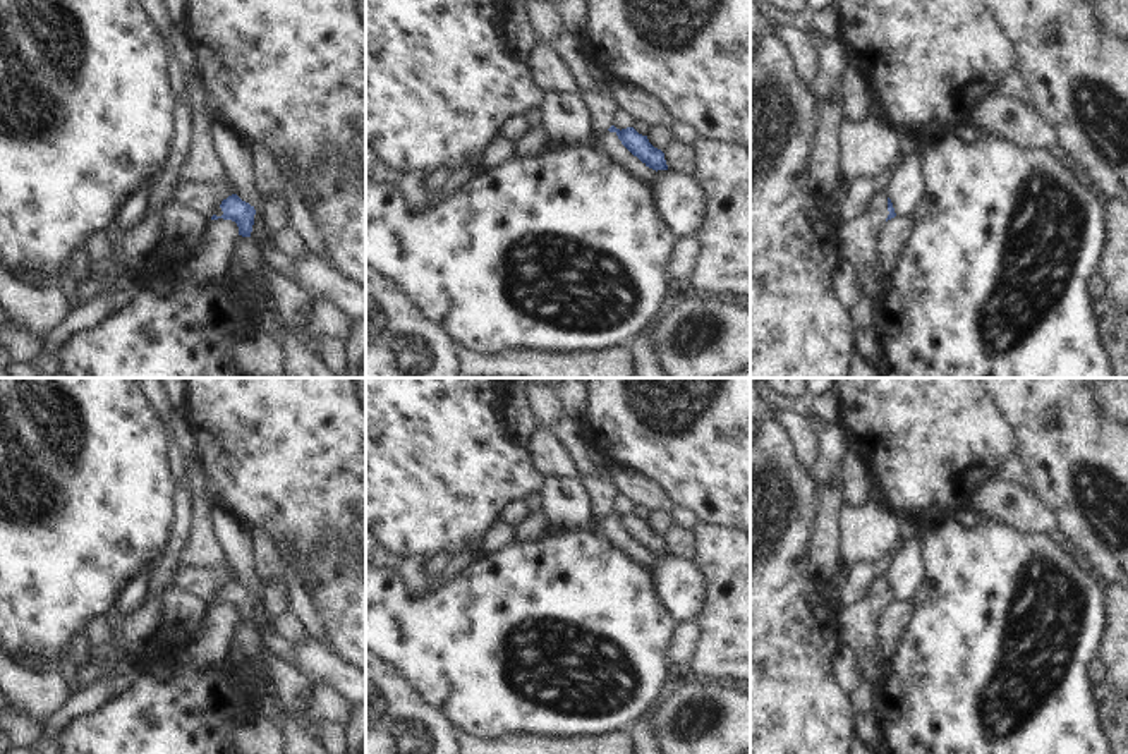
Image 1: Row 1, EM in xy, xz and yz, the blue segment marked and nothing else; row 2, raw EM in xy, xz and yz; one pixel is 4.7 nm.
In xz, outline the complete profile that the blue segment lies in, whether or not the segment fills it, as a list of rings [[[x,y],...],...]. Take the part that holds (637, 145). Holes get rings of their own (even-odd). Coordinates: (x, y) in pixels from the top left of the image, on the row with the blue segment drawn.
[[[585,89],[579,91],[585,110],[589,112],[592,131],[609,131],[618,136],[622,144],[637,156],[646,167],[652,170],[668,170],[664,153],[654,148],[647,136],[639,134],[634,127],[616,129],[613,125],[613,112],[618,108],[611,94],[601,91]]]

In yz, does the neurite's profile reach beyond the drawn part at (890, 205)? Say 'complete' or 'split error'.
split error

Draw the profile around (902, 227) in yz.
[[[895,216],[884,223],[877,234],[879,249],[879,273],[888,280],[893,266],[896,265],[898,254],[903,251],[908,237],[913,232],[912,216]]]

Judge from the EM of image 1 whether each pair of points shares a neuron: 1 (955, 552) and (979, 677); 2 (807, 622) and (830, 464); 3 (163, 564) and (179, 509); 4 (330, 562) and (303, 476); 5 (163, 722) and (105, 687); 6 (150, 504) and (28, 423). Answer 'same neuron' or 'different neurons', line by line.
1: same neuron
2: different neurons
3: same neuron
4: different neurons
5: different neurons
6: same neuron

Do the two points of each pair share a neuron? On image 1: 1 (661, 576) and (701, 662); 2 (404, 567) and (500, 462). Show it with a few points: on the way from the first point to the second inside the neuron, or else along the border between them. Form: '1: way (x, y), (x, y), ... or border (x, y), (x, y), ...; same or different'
1: border (703, 581), (704, 605), (692, 620); different
2: border (383, 547), (394, 555), (419, 557), (423, 560); different

